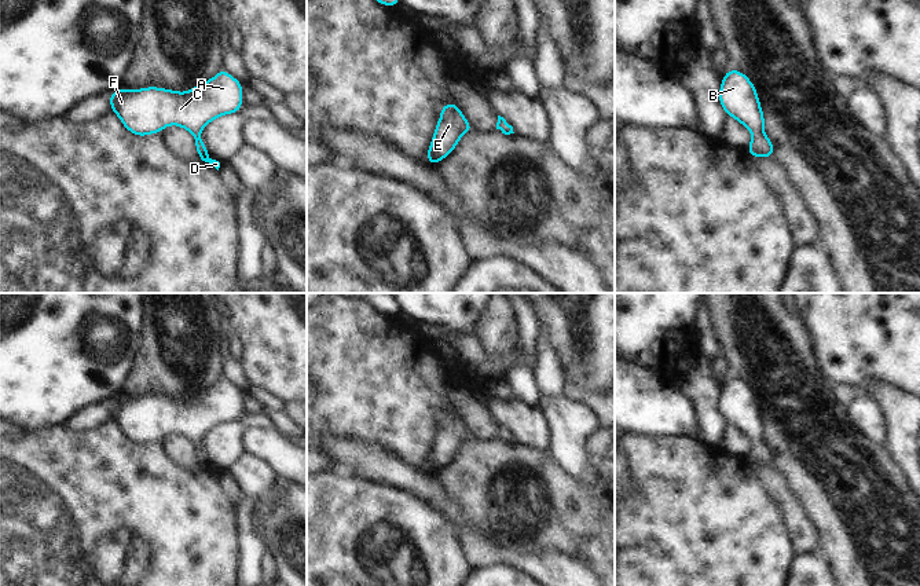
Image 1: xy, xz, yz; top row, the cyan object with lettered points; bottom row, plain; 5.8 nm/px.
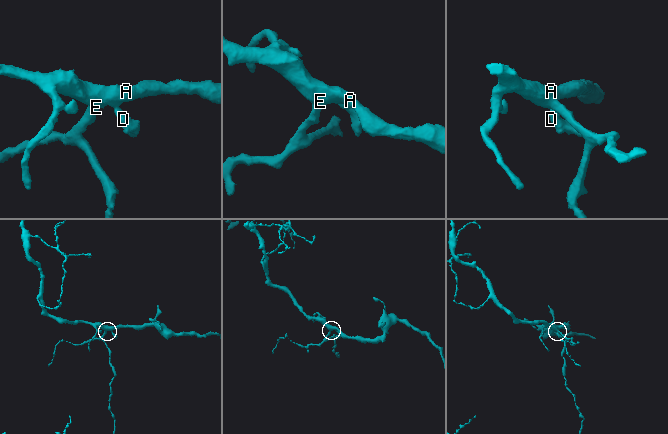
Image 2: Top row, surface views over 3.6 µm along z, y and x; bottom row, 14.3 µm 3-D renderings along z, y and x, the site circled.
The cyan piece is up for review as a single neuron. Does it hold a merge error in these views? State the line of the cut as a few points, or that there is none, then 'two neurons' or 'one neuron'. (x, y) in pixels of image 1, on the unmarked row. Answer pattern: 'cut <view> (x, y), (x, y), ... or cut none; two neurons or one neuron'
cut none; one neuron

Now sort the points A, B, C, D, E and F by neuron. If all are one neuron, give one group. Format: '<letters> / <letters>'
A B C D E F

